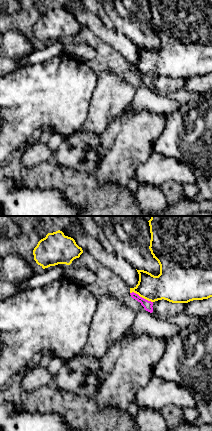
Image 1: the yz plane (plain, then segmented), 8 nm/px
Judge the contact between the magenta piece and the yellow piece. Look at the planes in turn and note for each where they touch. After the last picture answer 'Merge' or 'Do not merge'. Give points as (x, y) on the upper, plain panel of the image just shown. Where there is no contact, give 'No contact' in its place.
Touches magenta at (141, 73)

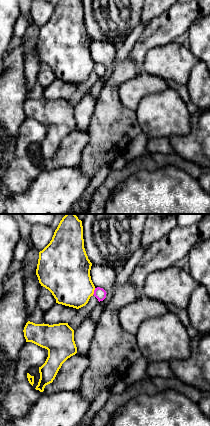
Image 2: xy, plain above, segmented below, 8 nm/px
Touches magenta at (94, 67)

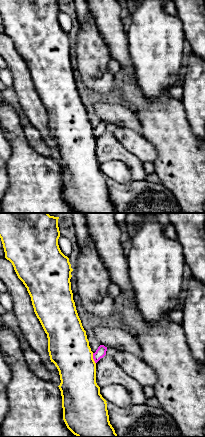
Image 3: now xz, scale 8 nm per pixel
Touches magenta at (93, 134)

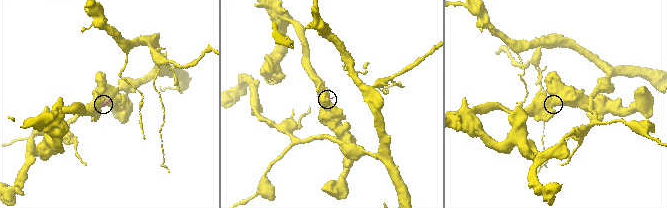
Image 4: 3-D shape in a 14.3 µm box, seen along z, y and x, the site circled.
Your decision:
Do not merge

